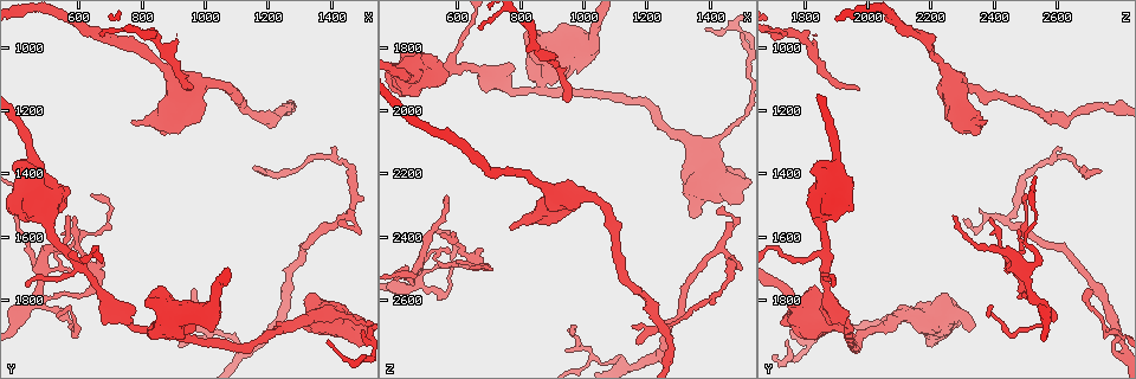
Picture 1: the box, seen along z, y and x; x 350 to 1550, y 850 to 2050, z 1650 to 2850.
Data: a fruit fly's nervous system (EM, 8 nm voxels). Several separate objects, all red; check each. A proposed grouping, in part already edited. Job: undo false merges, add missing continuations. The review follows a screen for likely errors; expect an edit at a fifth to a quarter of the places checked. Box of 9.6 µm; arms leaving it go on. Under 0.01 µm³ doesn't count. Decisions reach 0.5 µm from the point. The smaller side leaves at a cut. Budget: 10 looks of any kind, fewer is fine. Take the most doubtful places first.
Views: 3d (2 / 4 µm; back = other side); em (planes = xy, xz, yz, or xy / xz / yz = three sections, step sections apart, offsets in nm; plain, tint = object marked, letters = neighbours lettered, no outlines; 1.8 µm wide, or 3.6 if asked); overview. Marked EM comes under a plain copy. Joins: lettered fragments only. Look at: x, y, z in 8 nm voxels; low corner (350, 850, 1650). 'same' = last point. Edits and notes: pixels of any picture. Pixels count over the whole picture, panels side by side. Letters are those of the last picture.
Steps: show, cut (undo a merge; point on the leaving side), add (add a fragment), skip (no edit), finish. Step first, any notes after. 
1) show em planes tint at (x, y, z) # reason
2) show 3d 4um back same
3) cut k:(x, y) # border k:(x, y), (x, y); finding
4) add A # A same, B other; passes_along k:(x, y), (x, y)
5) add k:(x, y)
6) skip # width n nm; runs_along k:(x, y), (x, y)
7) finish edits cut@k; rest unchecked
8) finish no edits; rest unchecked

show 3d 4um at (640, 1470, 2490) # end of a long branch

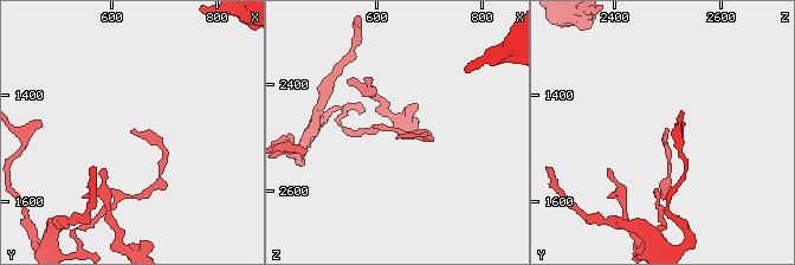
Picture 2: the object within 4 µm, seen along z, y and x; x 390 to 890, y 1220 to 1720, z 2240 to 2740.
show em planes letters at (640, 1470, 2495) # shape alone is not enough

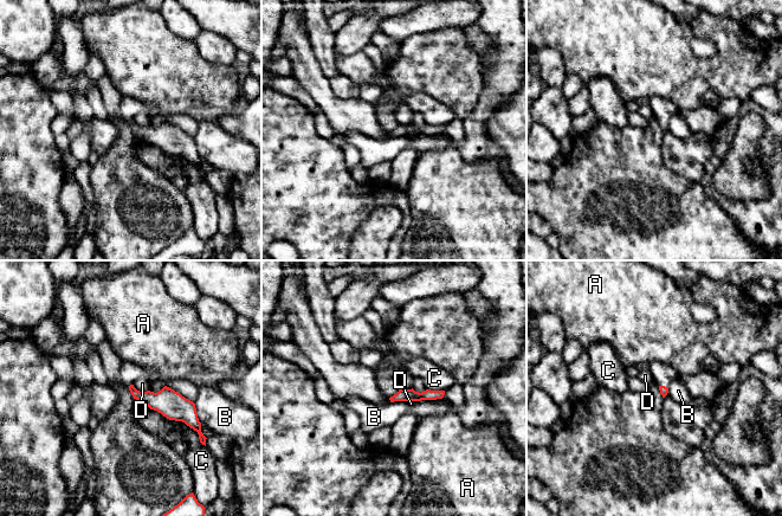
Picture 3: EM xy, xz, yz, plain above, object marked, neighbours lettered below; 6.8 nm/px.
skip # width 60 nm; A other, B other, C other, D other; runs_along 3:(440, 393), (400, 395), (395, 398); no lettered fragment goes on from it

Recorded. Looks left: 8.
show 3d 2um at (860, 1910, 1940) # thin arm on a thick one

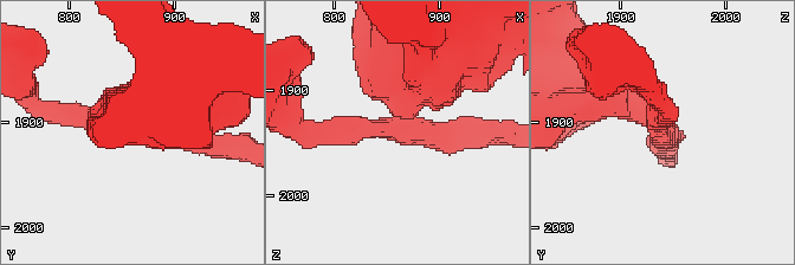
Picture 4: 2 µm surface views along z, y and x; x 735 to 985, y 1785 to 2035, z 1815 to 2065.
show em 3.6um planes tint at (864, 1902, 1934) # need the tissue

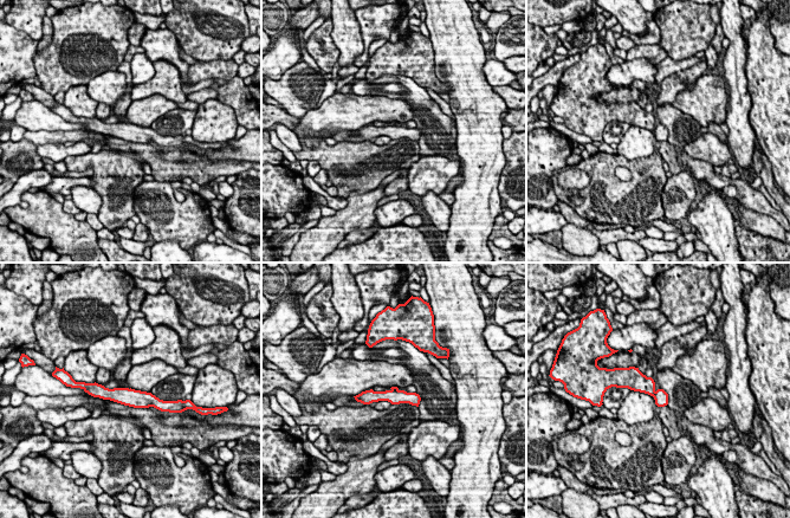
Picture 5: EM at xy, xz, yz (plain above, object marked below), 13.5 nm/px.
show em 3.6um planes letters same # see the neighbours

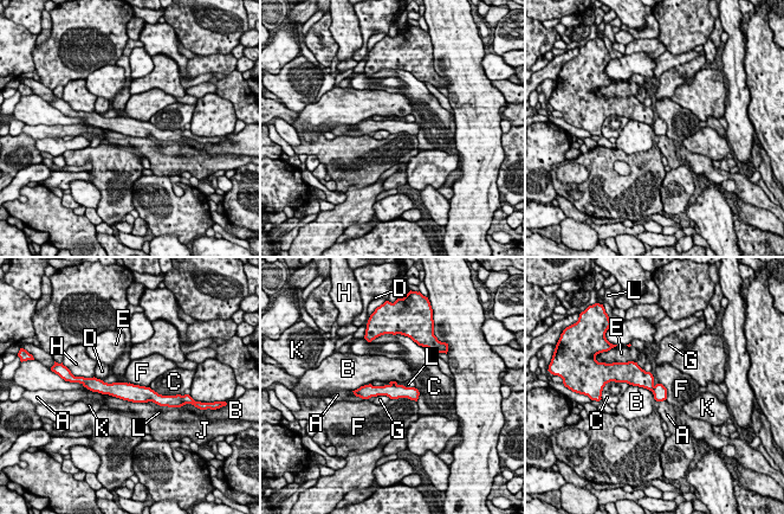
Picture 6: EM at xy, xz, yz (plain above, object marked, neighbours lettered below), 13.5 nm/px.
cut 6:(639, 377) # A other, B other, C other, D other, E other, F other, G other, H other, J other, K other, L other; border 6:(654, 386), (652, 391); a second neuron is stuck on

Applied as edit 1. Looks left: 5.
show 3d 2um at (960, 1130, 1970) # free end

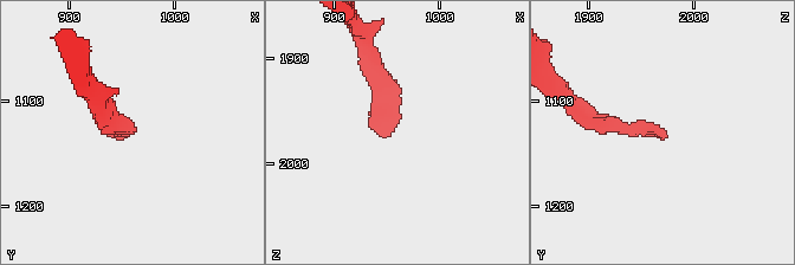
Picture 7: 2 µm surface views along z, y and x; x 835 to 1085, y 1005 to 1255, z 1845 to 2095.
show em 3.6um xy step 16 letters at (960, 1132, 1962) # need the tissue

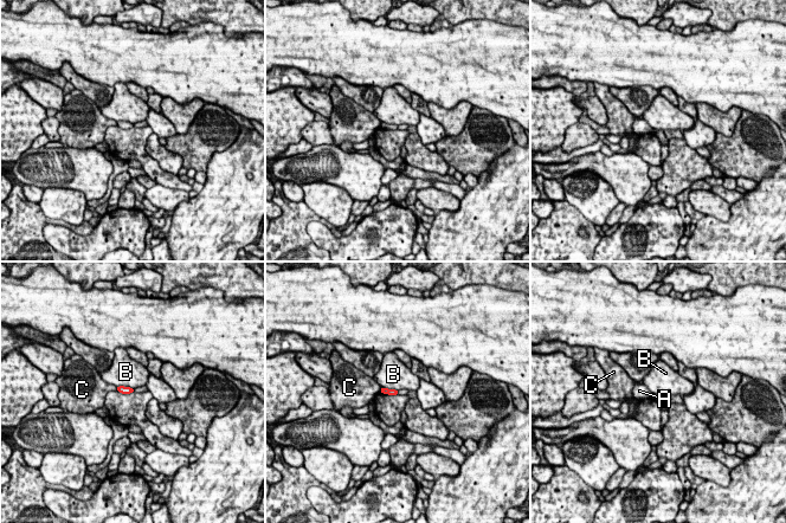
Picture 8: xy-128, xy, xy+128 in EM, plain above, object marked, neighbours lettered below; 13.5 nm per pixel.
skip # width 100 nm; A other, B other, C other; border 8:(117, 386), (129, 386), (133, 389); none of them fits

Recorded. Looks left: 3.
show 3d 4um at (960, 1770, 2710)

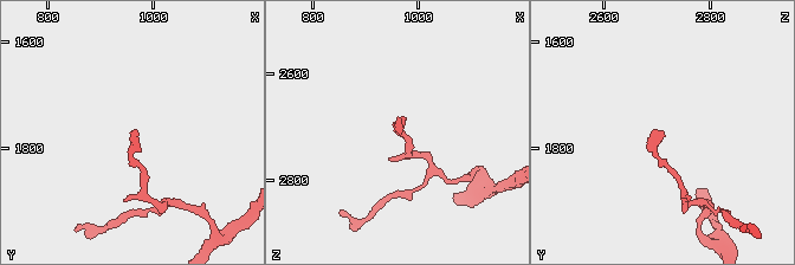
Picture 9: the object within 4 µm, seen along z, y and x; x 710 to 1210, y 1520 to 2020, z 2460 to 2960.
show em yz step 4 letters at (965, 1770, 2715)

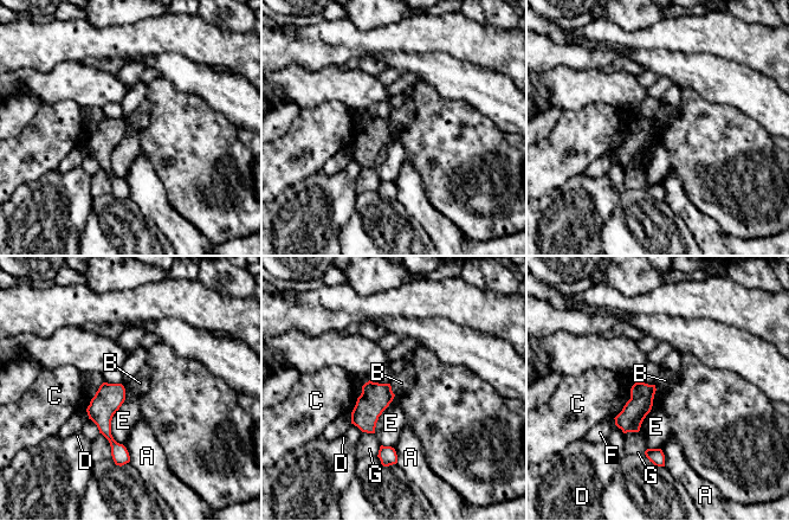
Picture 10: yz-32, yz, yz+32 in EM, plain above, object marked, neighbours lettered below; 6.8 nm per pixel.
show em planes letters same

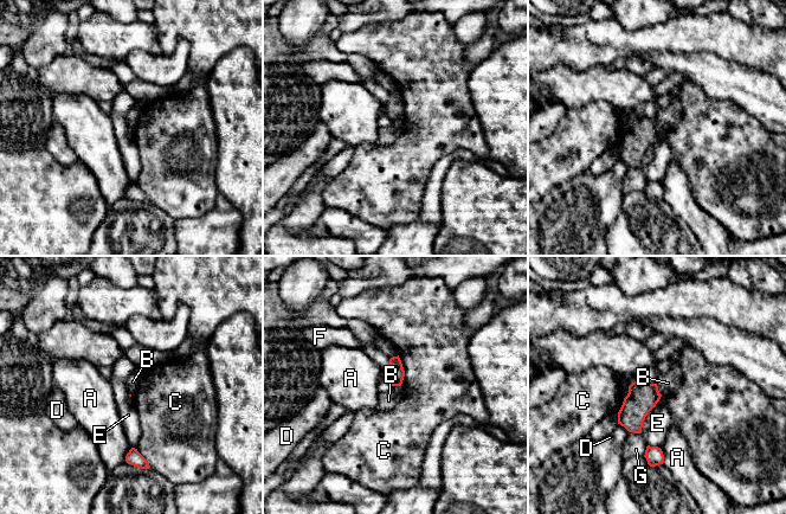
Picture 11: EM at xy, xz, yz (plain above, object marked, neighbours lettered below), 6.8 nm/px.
skip # A other, B other, C other, D other, E other, F other, G other; border 11:(656, 384), (662, 394); none of them fits

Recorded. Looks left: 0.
finish edits cut@6; rest unchecked

